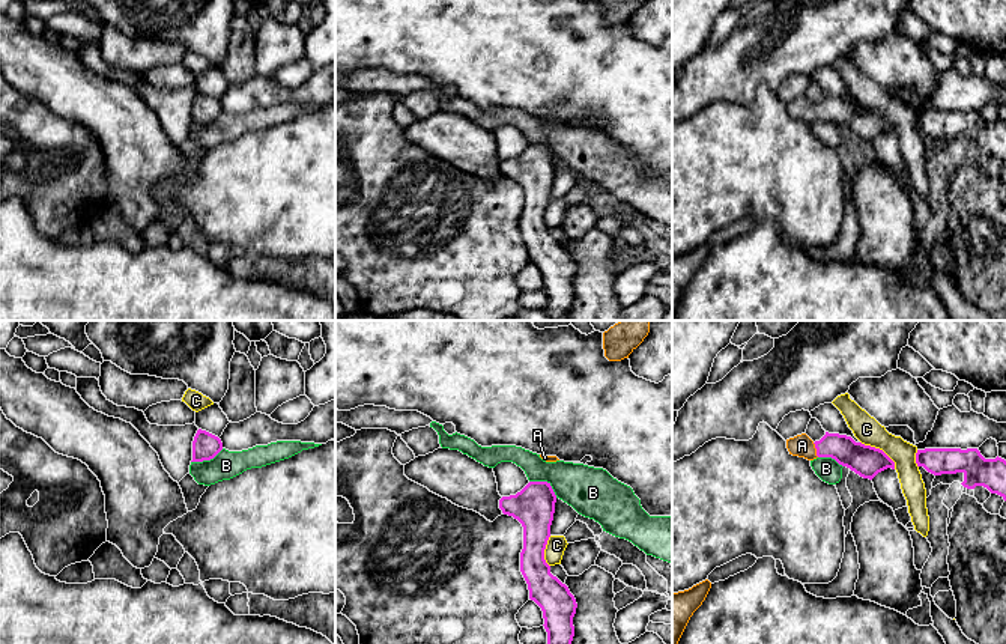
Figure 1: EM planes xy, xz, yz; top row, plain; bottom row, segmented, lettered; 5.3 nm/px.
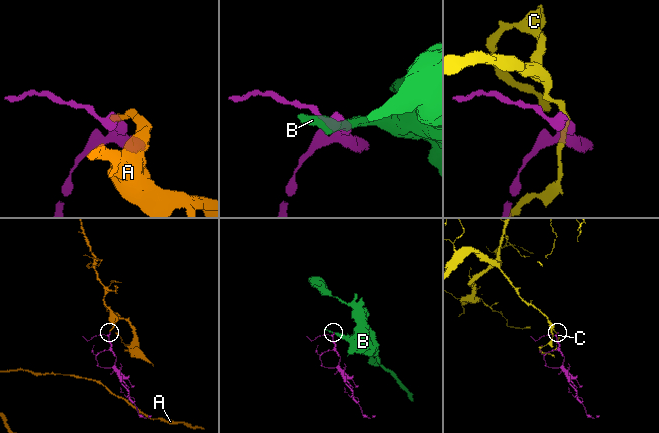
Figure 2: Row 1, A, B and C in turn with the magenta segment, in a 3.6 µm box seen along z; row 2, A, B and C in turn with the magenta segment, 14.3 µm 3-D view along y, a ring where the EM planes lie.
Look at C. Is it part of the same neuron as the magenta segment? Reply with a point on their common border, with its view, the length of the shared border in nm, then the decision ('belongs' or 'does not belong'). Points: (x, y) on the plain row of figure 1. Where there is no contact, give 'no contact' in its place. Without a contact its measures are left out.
yz (878, 112) | 240 nm | does not belong

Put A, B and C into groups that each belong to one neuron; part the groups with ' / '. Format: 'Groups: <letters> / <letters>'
Groups: A / B / C

